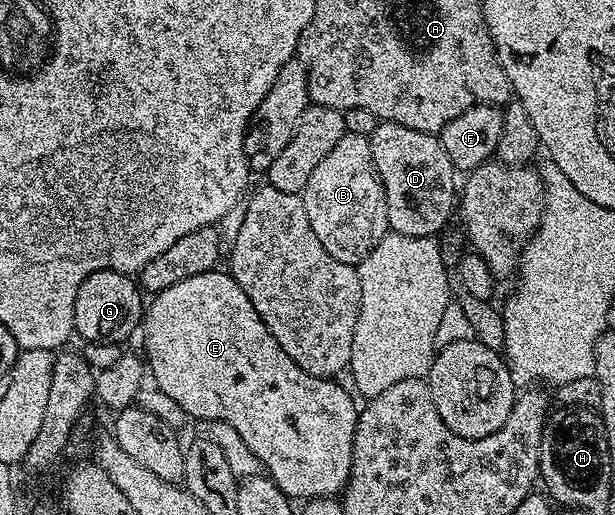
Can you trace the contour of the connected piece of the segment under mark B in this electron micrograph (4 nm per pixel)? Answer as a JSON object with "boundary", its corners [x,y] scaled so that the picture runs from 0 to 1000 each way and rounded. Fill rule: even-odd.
{"boundary":[[[566,256],[515,315],[502,353],[496,353],[489,386],[496,416],[502,416],[502,439],[522,468],[522,478],[558,513],[582,515],[608,482],[613,468],[628,458],[629,402],[626,369],[607,315],[607,291],[598,266]]]}

